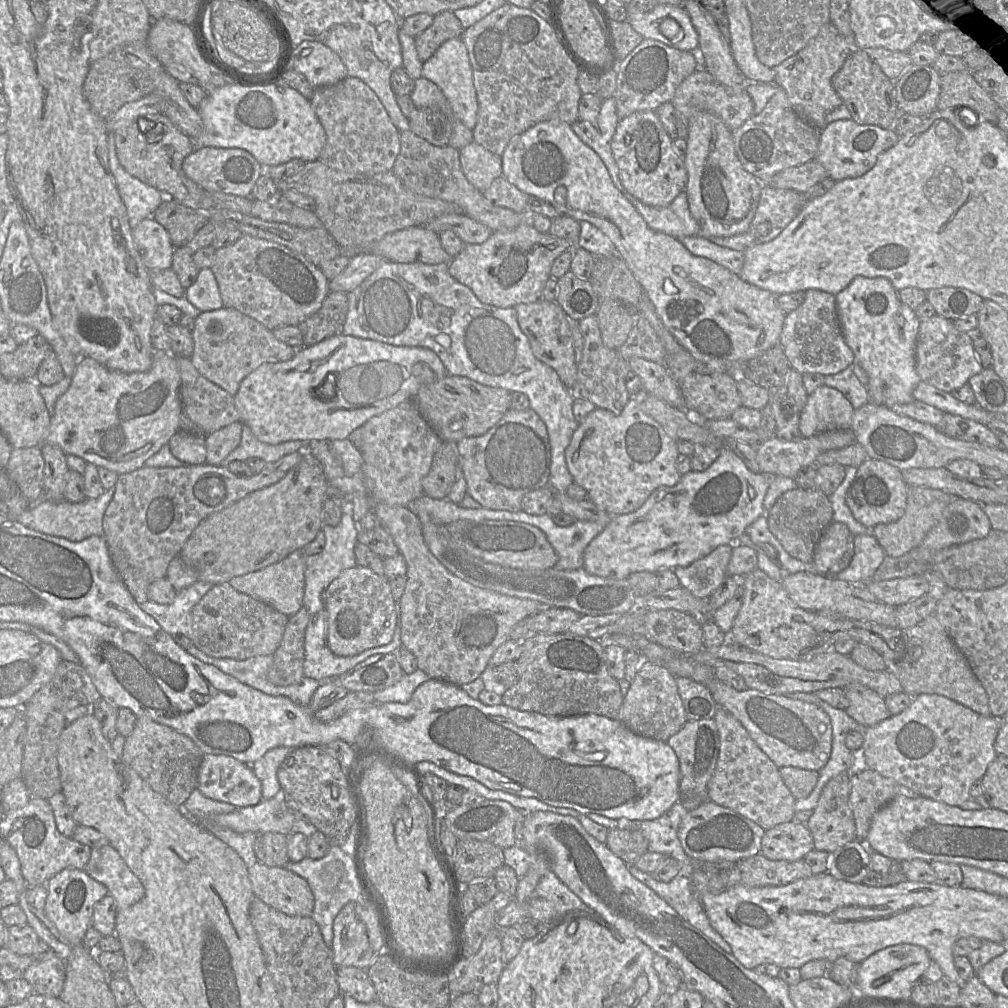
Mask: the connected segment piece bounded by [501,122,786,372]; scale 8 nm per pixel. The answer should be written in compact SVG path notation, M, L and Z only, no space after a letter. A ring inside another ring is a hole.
M540 122L532 126L508 143L501 159L502 176L519 190L548 201L561 215L591 223L613 242L664 326L708 372L725 372L733 365L746 364L779 344L786 314L779 308L776 295L742 280L708 258L691 254L678 239L650 229L631 202L615 187L602 159L581 141L570 124Z

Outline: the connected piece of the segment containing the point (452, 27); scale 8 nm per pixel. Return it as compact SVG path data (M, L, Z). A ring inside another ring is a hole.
M443 11L434 16L433 23L415 37L419 59L426 62L447 40L461 37L465 28L453 11Z

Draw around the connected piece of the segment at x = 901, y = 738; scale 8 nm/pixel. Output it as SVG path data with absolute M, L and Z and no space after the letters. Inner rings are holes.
M919 694L901 713L870 727L864 727L864 742L860 757L872 769L886 778L909 788L920 797L960 806L971 798L972 784L982 779L988 766L998 755L994 741L1000 720L992 715L982 716L970 708L939 694Z

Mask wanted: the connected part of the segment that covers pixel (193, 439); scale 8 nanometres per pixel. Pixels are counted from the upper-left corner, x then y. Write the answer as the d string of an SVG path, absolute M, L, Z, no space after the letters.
M184 431L176 432L168 441L174 457L187 465L206 463L205 438L207 434L194 435Z

